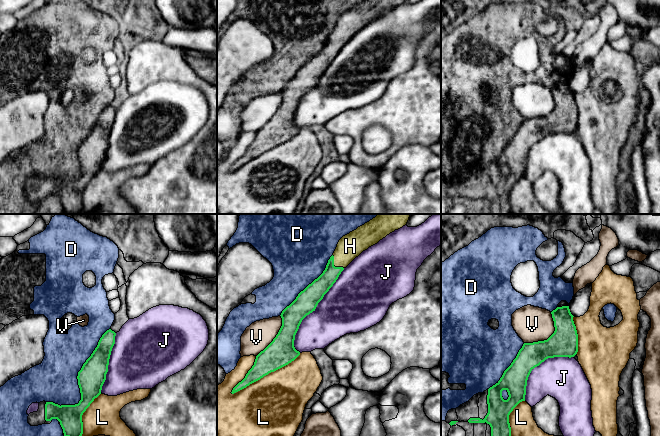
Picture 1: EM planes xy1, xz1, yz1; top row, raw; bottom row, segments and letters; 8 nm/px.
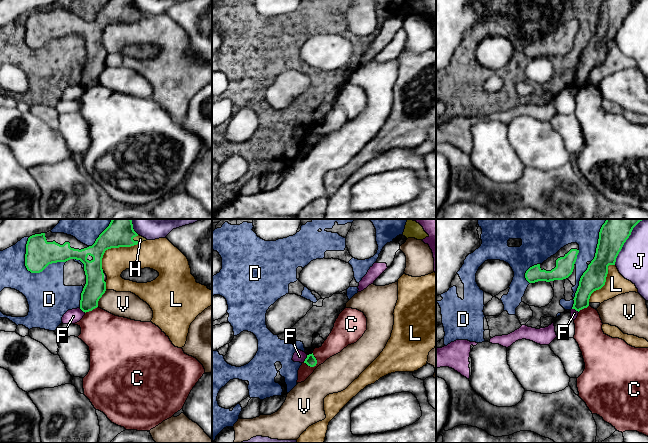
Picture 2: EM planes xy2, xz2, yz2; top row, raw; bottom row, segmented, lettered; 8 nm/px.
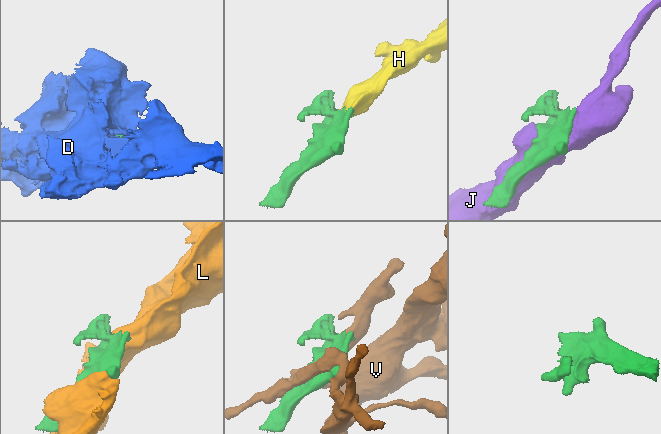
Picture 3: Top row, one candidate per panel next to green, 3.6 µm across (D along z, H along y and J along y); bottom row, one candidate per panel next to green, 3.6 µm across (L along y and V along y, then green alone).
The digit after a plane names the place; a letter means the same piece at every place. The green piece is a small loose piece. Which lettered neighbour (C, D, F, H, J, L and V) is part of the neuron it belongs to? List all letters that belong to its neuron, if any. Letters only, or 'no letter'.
H

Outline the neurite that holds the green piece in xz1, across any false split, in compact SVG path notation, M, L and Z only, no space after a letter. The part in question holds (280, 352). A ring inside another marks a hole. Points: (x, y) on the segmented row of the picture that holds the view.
M378 214L375 218L343 236L328 260L323 273L301 291L281 313L282 326L273 341L261 351L245 378L232 394L246 388L292 361L300 352L294 347L295 335L302 320L315 311L318 303L338 279L341 272L363 251L390 233L405 226L410 214Z

